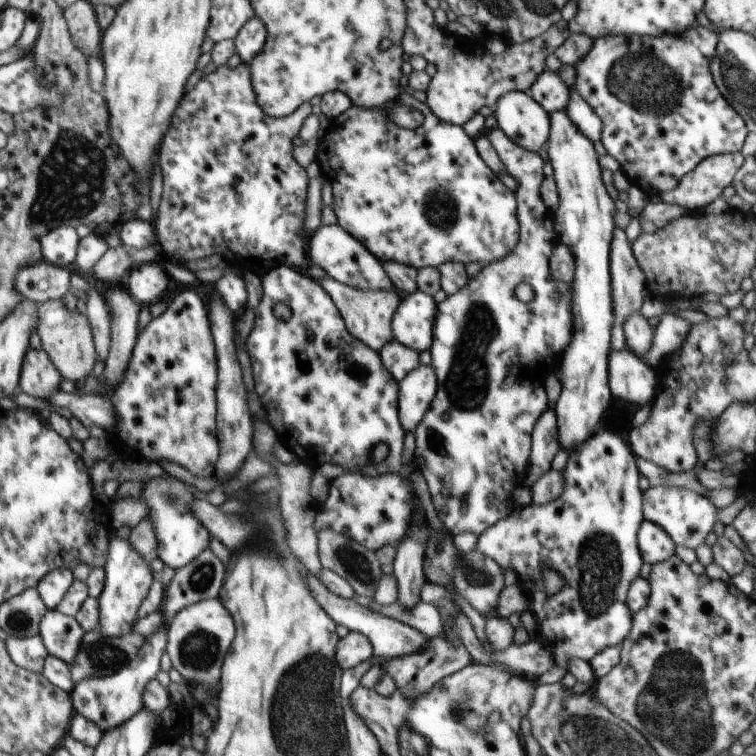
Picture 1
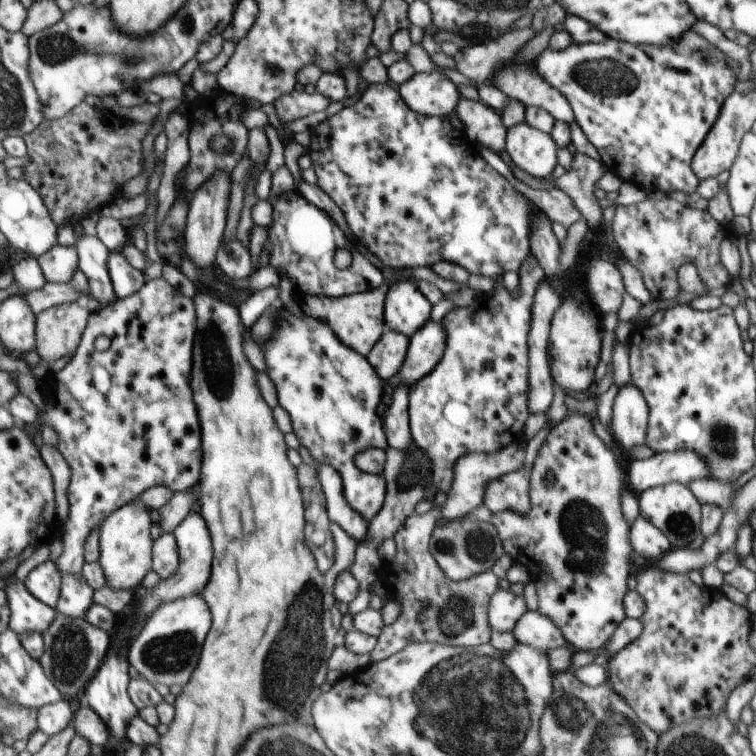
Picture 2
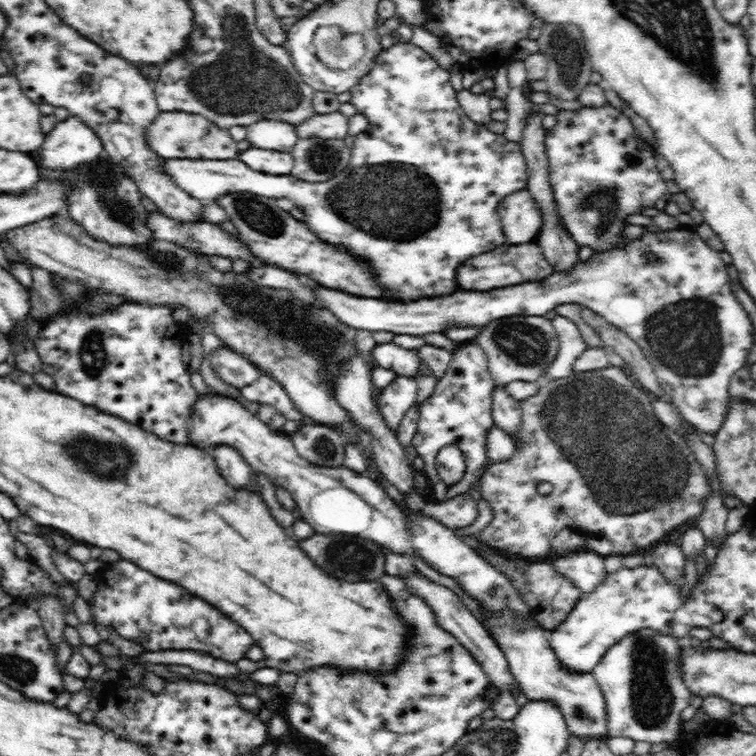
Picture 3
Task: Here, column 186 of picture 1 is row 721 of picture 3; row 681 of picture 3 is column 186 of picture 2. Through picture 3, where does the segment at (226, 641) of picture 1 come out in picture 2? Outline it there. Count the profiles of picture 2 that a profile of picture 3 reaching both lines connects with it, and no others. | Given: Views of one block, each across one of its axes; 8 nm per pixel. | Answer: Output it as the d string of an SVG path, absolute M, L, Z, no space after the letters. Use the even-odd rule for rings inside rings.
M200 595L186 596L160 604L146 620L140 634L129 643L129 665L150 683L186 686L200 658L200 650L210 630L210 612Z

